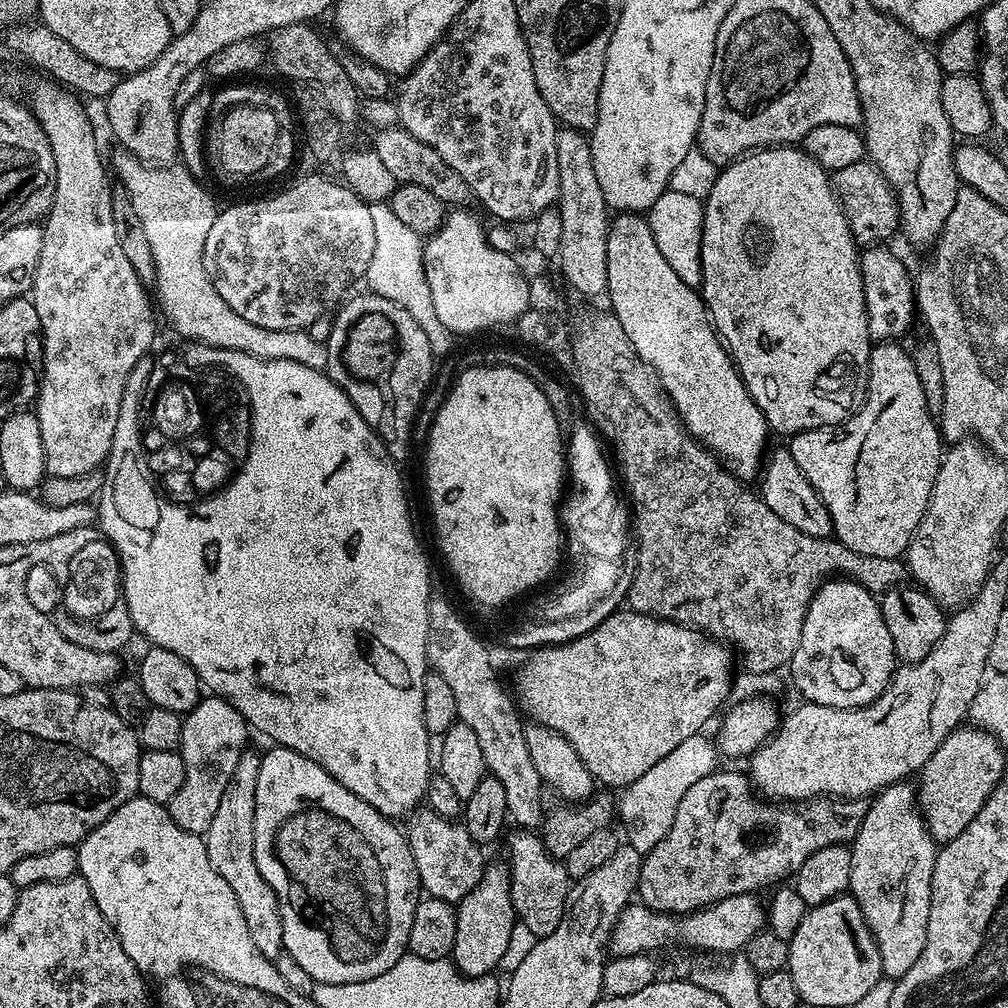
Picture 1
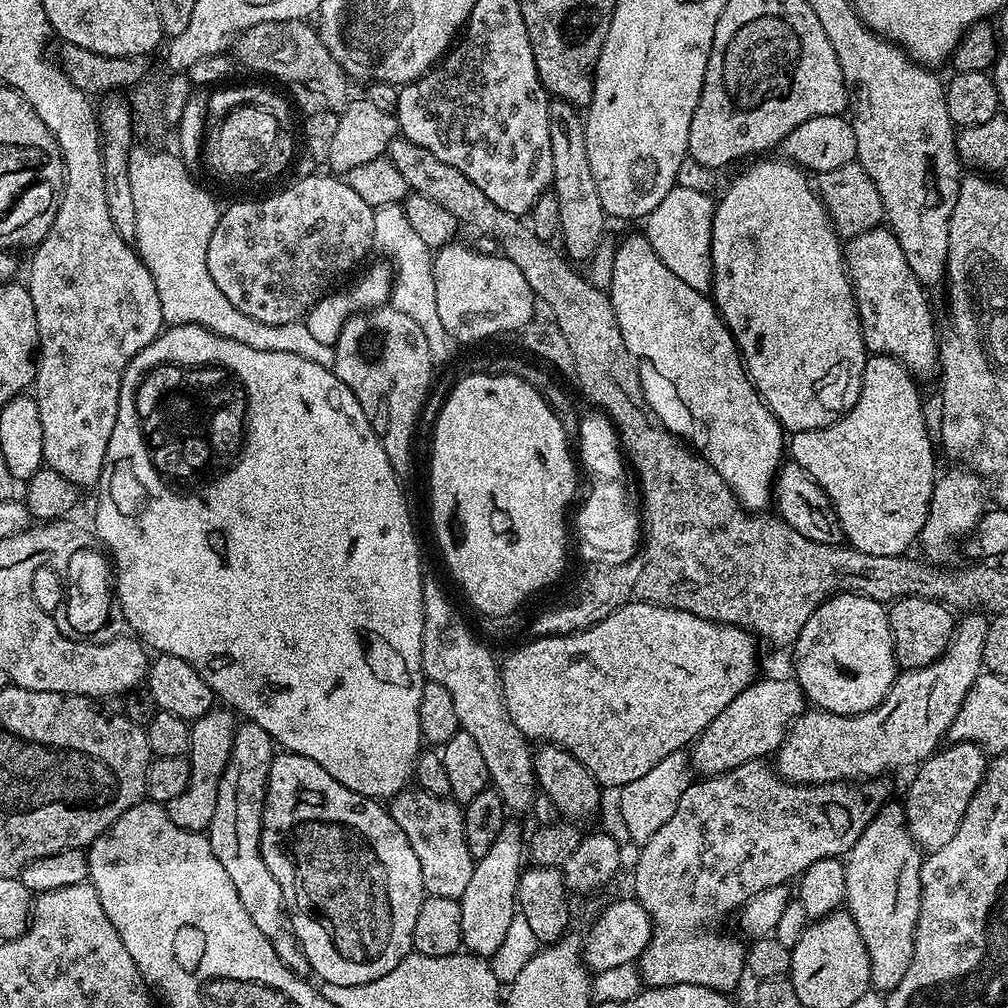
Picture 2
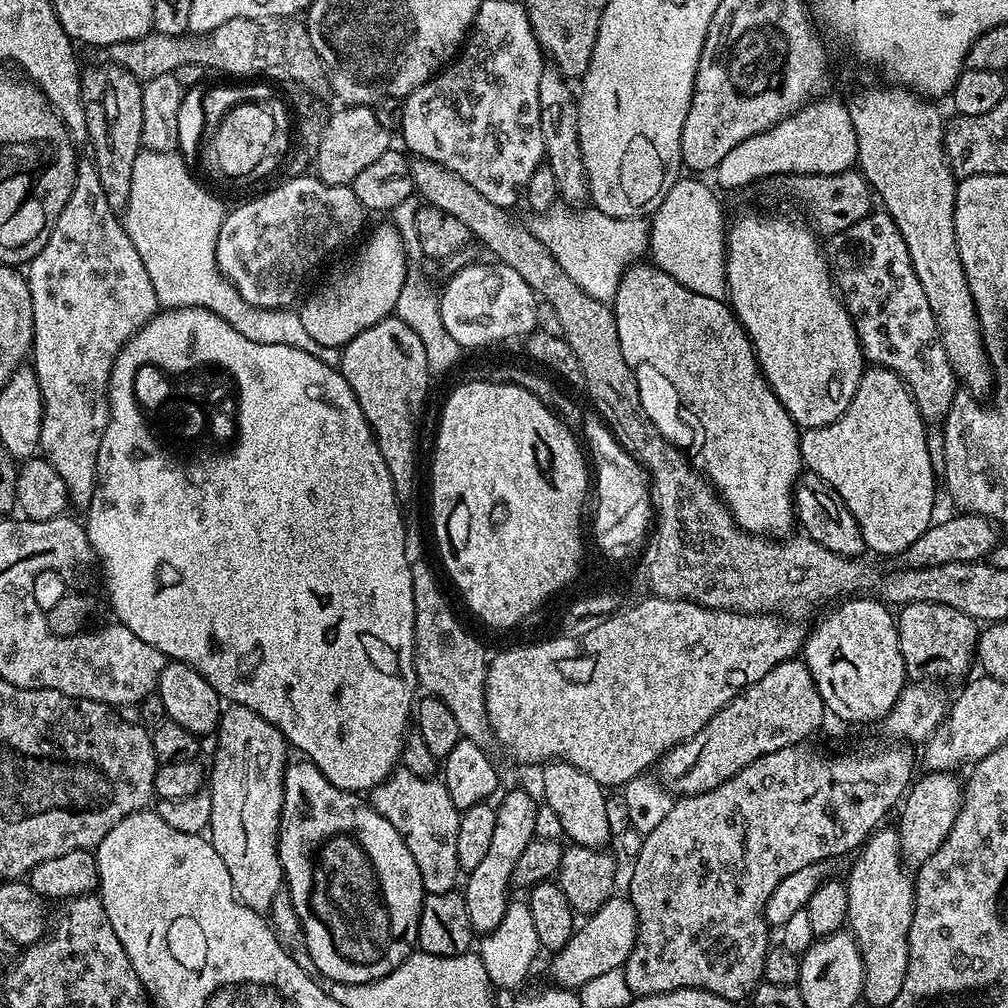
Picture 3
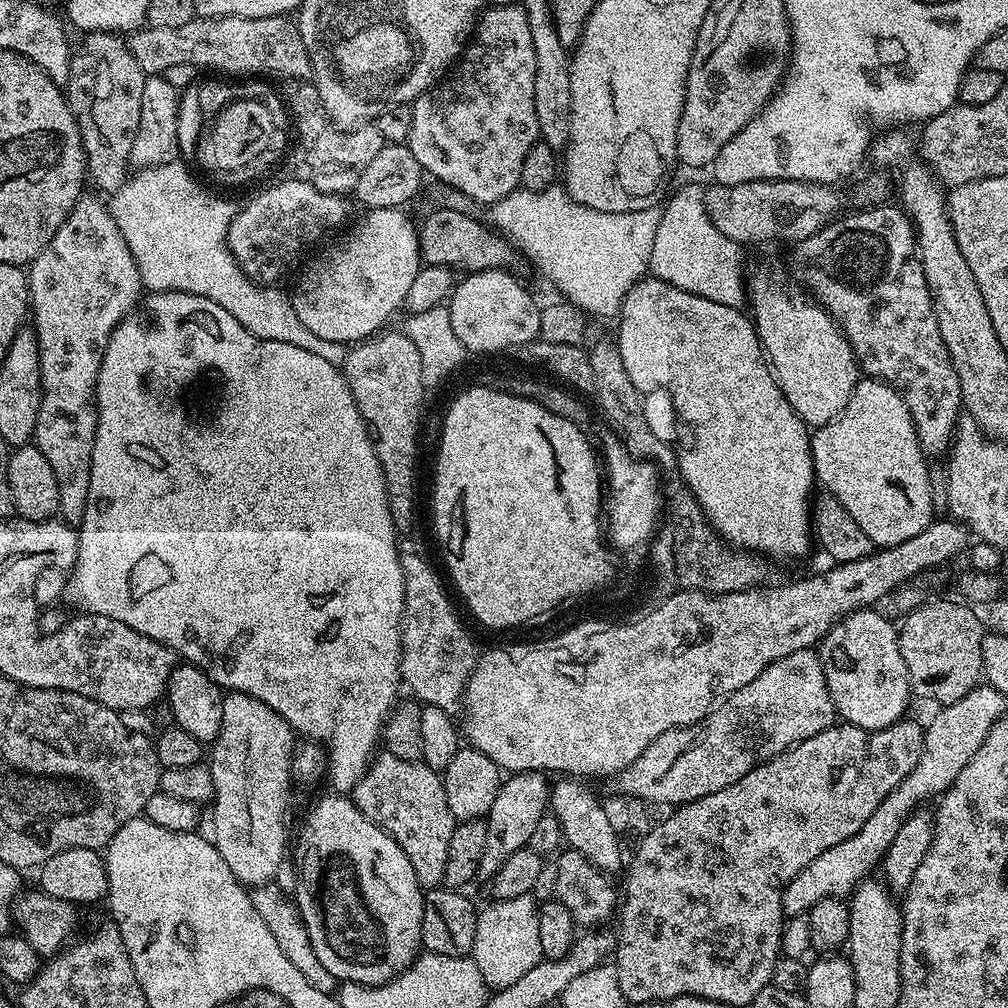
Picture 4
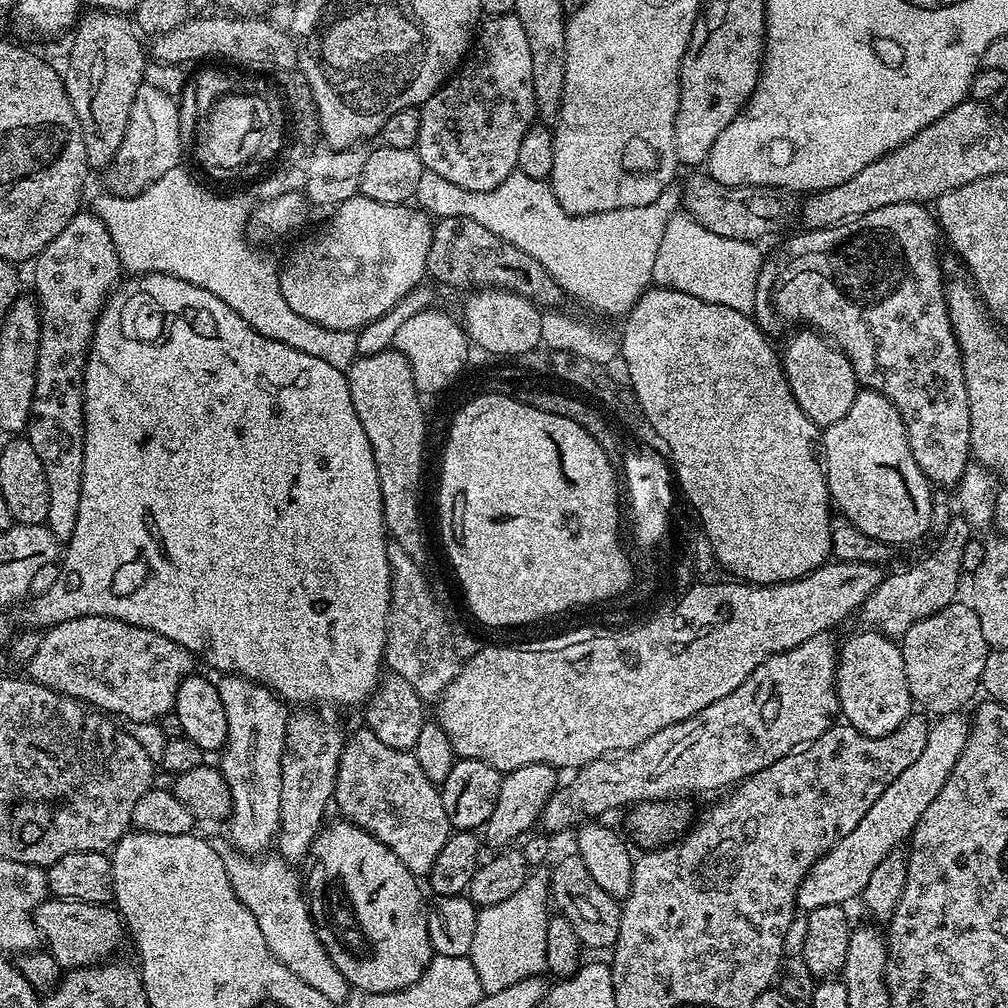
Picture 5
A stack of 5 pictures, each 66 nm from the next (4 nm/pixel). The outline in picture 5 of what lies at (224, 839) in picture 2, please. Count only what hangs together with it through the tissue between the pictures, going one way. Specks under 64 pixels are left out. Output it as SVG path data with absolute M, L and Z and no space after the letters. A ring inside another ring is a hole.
M235 674L221 675L215 681L222 706L226 709L228 741L219 753L218 767L230 786L232 814L226 821L227 839L245 854L264 854L273 847L280 831L282 802L282 750L290 708L264 684Z

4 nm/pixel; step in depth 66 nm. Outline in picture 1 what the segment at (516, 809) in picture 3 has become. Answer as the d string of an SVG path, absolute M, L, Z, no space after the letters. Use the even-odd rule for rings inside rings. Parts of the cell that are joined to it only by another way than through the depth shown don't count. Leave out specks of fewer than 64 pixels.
M489 863L482 878L466 898L455 905L458 934L454 934L454 946L450 957L456 968L465 976L487 976L500 968L502 953L510 943L510 930L518 923L514 902L510 894L510 878L503 863Z

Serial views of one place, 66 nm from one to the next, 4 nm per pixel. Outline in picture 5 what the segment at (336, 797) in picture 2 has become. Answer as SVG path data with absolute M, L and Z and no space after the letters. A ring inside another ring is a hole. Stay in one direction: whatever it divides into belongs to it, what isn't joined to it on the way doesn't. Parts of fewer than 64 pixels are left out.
M336 818L333 824L325 823L314 838L306 857L307 864L306 899L318 942L326 950L330 962L342 970L353 989L361 992L397 992L422 978L434 955L428 933L425 889L417 876L402 866L402 858L398 858L390 846L378 842L378 838L349 820Z

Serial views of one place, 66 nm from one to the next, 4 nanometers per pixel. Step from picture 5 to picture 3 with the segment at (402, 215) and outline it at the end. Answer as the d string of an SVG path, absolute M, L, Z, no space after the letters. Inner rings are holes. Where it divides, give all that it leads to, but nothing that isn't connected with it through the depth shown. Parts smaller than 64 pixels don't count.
M390 224L378 227L361 248L354 264L338 280L328 280L317 292L303 297L304 305L299 305L298 311L306 334L310 334L310 338L314 338L314 342L319 342L322 346L343 349L355 336L362 334L362 330L389 319L395 313L398 294L402 294L405 278L410 274L408 266L410 260L398 231Z

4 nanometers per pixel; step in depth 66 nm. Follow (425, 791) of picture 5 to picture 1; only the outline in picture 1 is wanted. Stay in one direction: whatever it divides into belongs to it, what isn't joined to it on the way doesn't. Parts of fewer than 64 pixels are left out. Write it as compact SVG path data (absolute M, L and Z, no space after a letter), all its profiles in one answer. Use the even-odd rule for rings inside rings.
M420 810L411 817L412 825L406 828L408 845L414 854L421 889L431 899L445 900L453 906L459 904L482 878L486 867L485 849L470 838L463 823L447 820L431 810Z

